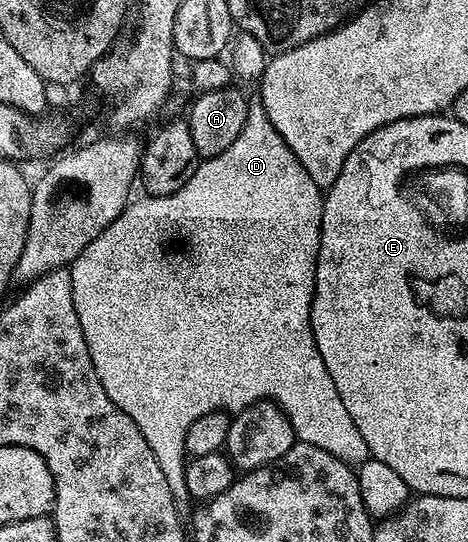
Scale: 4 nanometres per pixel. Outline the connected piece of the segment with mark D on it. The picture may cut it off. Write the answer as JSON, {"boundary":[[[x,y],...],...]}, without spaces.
{"boundary":[[[260,102],[250,103],[247,122],[243,130],[239,130],[239,138],[235,138],[235,142],[231,142],[223,154],[202,159],[195,174],[191,174],[191,178],[187,178],[187,183],[175,190],[175,194],[145,194],[142,197],[142,200],[134,199],[126,204],[119,218],[115,218],[115,222],[111,222],[111,226],[107,226],[107,230],[95,238],[95,242],[82,250],[68,271],[75,298],[75,314],[79,314],[79,326],[83,326],[83,338],[87,342],[95,374],[99,374],[99,382],[103,382],[107,398],[111,398],[111,402],[115,402],[115,406],[119,406],[119,410],[123,410],[123,414],[127,414],[127,418],[139,426],[139,434],[147,438],[147,446],[151,446],[159,462],[159,470],[163,470],[163,478],[167,478],[167,482],[174,486],[184,485],[187,463],[184,439],[192,423],[209,412],[242,412],[256,400],[272,400],[279,405],[289,417],[300,443],[319,446],[350,466],[360,466],[370,459],[367,442],[363,442],[363,434],[359,434],[355,422],[351,422],[351,414],[347,414],[347,406],[343,406],[343,398],[339,398],[339,390],[335,390],[335,382],[331,382],[331,374],[327,374],[327,366],[323,366],[323,358],[315,346],[309,325],[321,241],[323,190],[311,182],[311,174],[303,170],[303,162],[299,162],[299,158],[291,154],[291,146],[279,138],[279,130],[271,126],[267,110],[263,110]]]}

